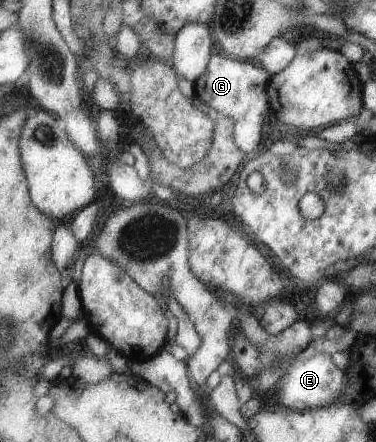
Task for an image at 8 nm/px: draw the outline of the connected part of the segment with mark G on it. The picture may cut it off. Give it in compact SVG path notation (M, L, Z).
M220 54L210 55L206 70L195 80L195 96L204 104L211 106L218 112L233 114L237 117L237 126L234 129L236 143L243 147L246 153L257 152L262 142L262 125L266 114L270 112L267 86L273 74L266 68Z

